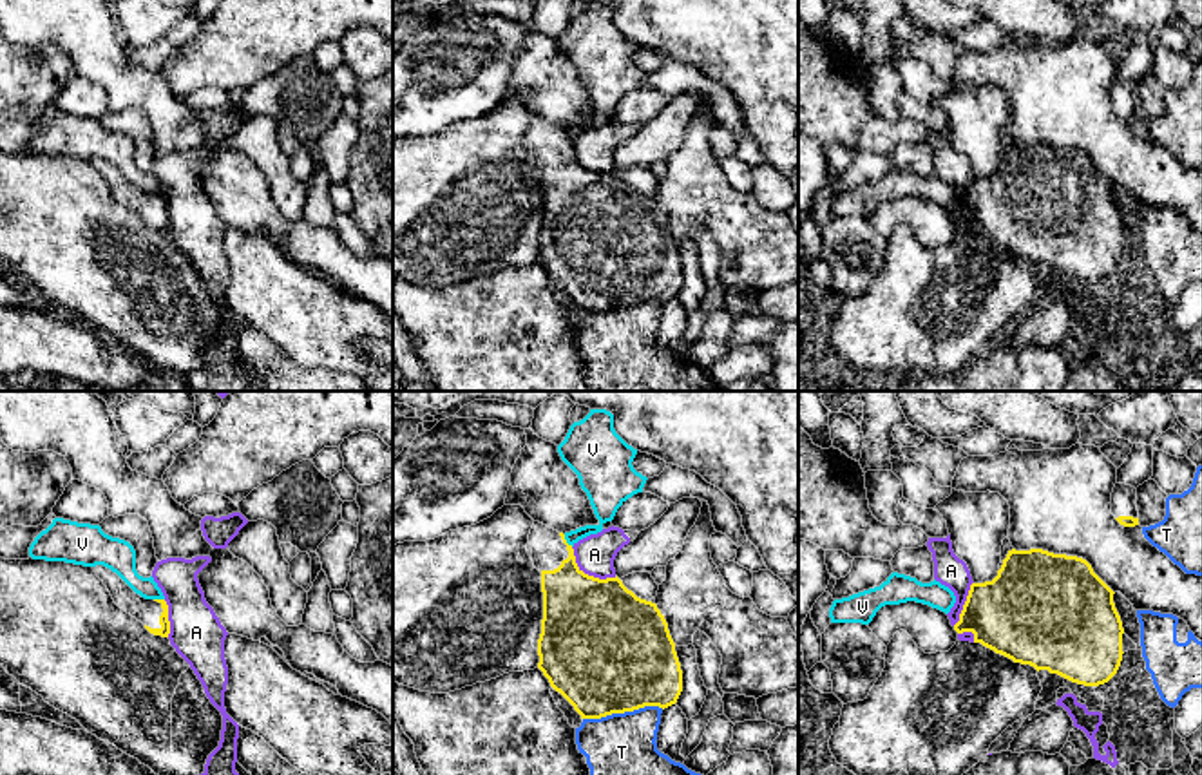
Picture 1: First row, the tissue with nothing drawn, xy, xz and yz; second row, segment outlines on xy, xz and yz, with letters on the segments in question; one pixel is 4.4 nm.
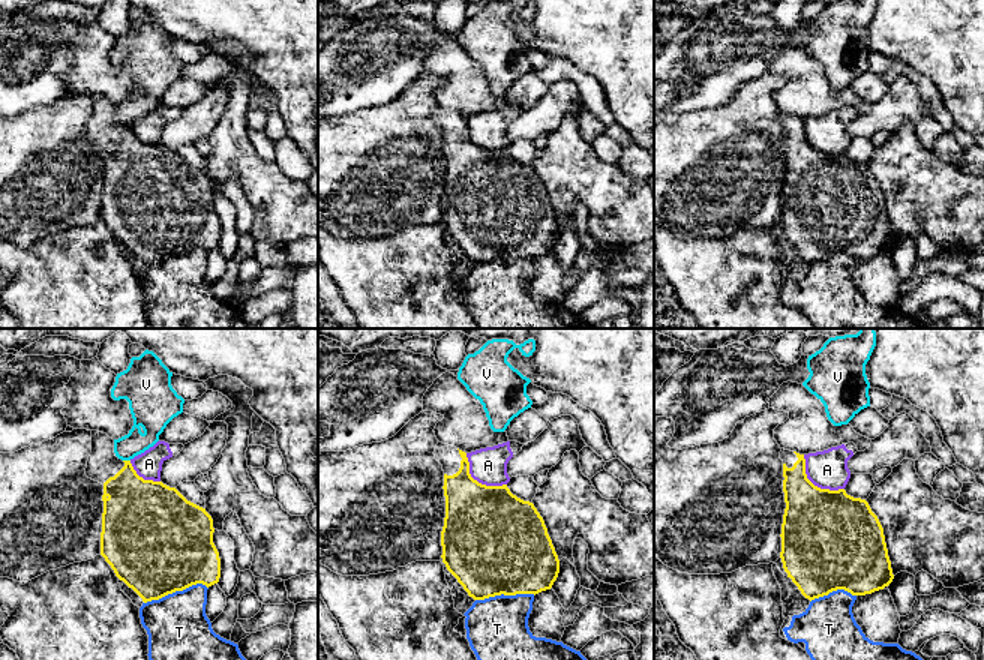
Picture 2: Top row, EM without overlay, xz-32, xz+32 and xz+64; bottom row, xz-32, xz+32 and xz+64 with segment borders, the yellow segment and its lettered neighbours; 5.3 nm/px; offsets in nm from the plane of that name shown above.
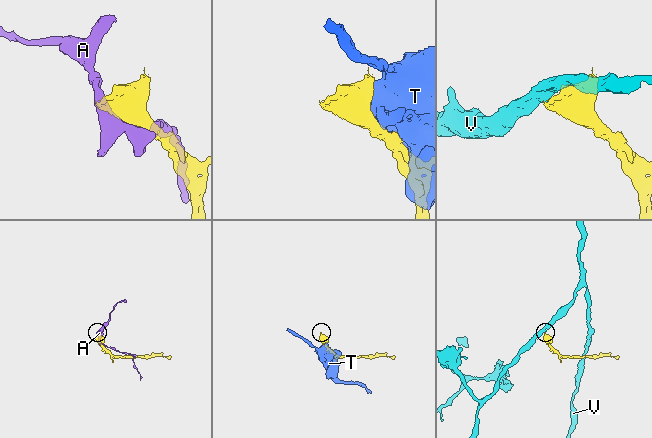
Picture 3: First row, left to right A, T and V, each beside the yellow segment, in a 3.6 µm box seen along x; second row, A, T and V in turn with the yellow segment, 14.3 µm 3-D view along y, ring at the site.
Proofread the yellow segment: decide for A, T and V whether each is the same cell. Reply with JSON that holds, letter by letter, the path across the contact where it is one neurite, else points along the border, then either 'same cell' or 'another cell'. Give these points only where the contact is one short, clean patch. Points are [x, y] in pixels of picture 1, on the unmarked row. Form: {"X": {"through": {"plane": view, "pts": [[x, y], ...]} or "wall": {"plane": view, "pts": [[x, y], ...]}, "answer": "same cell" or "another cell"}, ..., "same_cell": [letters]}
{"A": {"answer": "another cell"}, "T": {"answer": "another cell"}, "V": {"wall": {"plane": "xz", "pts": [[563, 129], [572, 140]]}, "answer": "another cell"}, "same_cell": []}

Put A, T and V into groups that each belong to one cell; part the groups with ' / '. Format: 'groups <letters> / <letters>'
groups A / T / V

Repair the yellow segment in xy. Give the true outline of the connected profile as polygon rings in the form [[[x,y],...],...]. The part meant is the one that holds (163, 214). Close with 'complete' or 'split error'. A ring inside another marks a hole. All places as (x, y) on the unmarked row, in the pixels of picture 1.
[[[96,159],[92,163],[119,203],[141,215],[150,228],[168,232],[170,215],[165,194],[145,194],[110,163],[103,159]]]; split error

